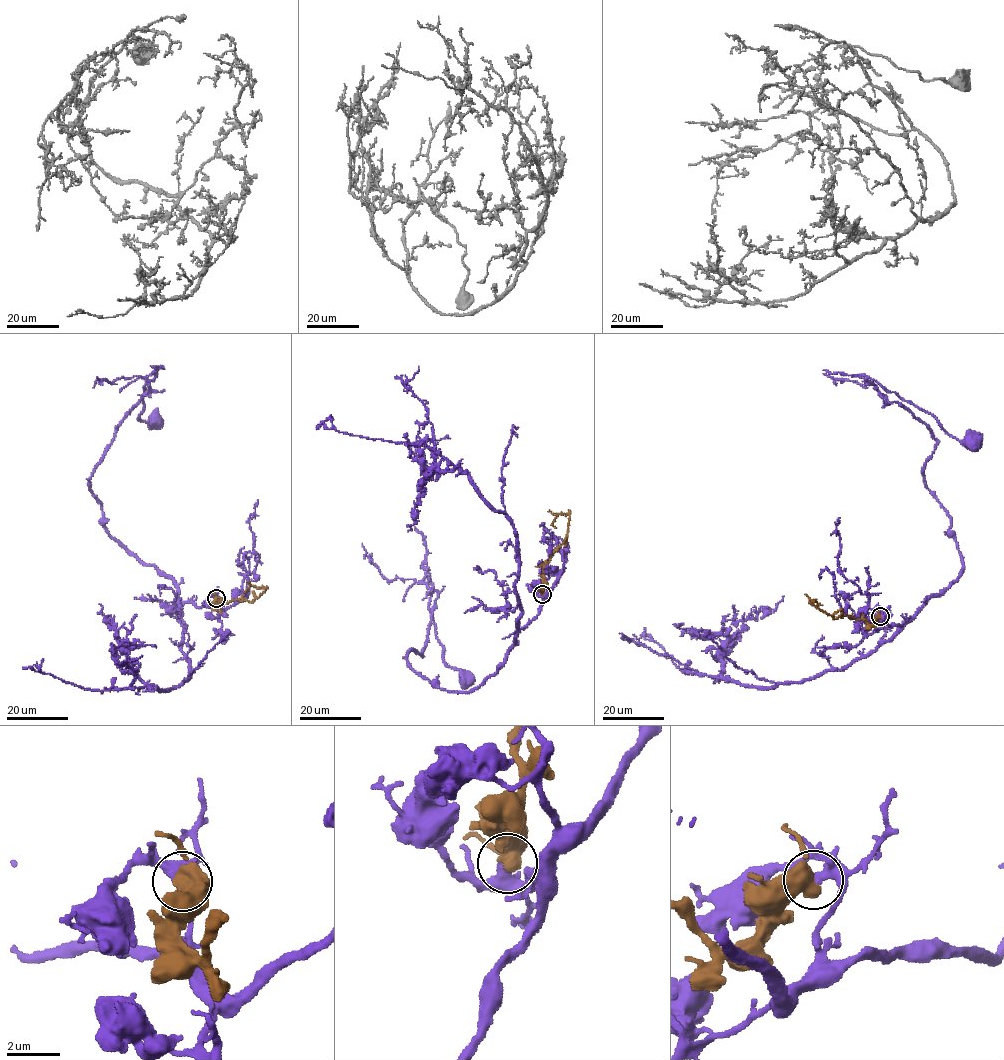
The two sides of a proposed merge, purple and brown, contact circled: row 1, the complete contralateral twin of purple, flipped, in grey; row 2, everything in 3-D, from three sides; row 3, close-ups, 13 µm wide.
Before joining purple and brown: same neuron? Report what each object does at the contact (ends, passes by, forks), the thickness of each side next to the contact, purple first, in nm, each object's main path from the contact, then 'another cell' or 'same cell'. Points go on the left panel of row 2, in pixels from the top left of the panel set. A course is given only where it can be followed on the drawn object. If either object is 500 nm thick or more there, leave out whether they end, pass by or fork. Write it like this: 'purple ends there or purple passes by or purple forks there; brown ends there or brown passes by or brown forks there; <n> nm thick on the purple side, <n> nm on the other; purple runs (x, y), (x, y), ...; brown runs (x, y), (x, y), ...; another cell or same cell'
380 nm thick on the purple side, 550 nm on the other; purple runs (215, 599), (180, 599), (108, 532), (90, 488), (116, 427), (156, 391), (153, 366), (138, 418), (155, 422); brown runs (215, 599), (218, 608), (221, 602), (238, 599), (249, 602), (265, 588), (250, 585), (246, 589), (249, 590); same cell

